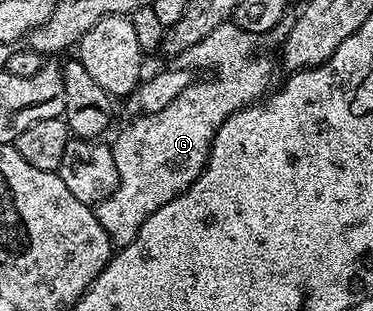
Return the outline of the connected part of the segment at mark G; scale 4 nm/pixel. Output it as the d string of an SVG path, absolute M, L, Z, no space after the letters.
M233 22L216 26L212 34L208 34L200 42L183 52L180 60L187 69L211 68L215 76L211 80L195 79L168 106L159 112L147 112L139 115L135 124L130 124L115 140L112 140L114 157L116 158L116 174L118 175L118 188L108 198L104 198L96 205L100 226L108 234L111 245L115 249L128 246L132 238L140 230L140 226L160 206L172 202L182 192L187 192L192 182L198 180L198 175L210 157L210 147L220 130L220 126L234 112L246 108L267 95L270 84L270 60L266 56L254 56L254 47L258 44L259 37L253 32L245 32Z

